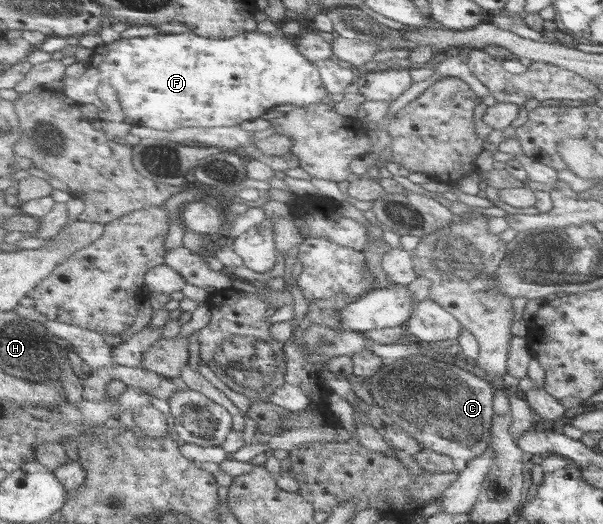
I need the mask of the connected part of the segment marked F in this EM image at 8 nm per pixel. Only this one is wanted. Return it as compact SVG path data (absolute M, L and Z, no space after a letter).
M260 29L237 37L215 39L189 33L173 35L149 35L146 37L123 38L110 44L103 44L93 50L87 72L80 78L65 76L69 97L81 105L93 104L103 109L103 102L97 95L101 83L108 83L117 90L118 99L127 114L135 120L136 126L144 126L163 132L182 128L235 127L245 121L259 119L270 109L295 105L309 107L325 102L331 95L323 83L319 67L295 45L292 37L282 31L265 33Z

